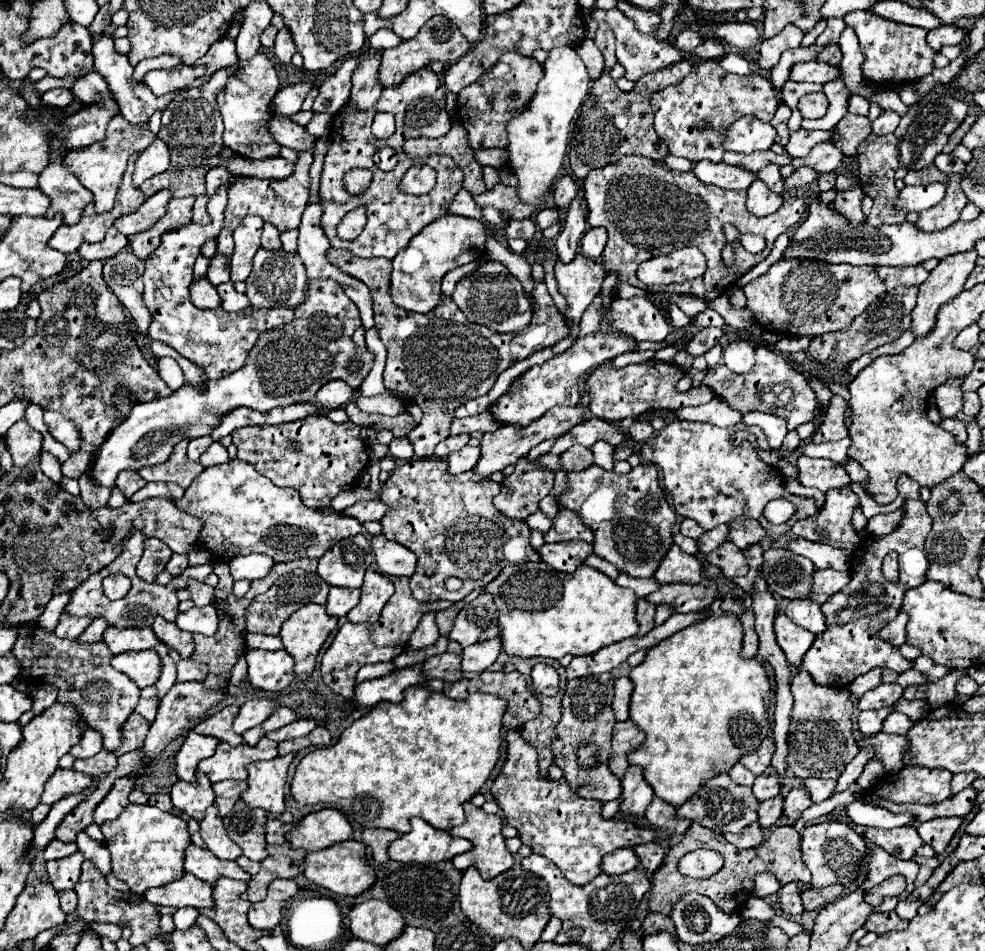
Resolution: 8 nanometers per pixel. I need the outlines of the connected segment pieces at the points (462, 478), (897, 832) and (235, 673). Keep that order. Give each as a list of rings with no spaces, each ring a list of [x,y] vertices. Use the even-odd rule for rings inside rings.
[[[410,459],[402,465],[398,465],[390,479],[384,483],[380,497],[390,507],[388,515],[384,515],[382,533],[386,539],[396,541],[410,551],[416,553],[418,565],[416,573],[410,577],[412,595],[418,601],[462,601],[470,591],[482,589],[486,583],[490,583],[506,565],[510,563],[524,563],[524,561],[540,561],[540,555],[530,545],[530,527],[526,521],[512,521],[510,517],[504,517],[494,505],[492,499],[500,493],[500,485],[490,479],[478,479],[472,471],[462,475],[448,475],[446,463],[442,459]],[[426,569],[434,569],[434,575],[428,577]],[[446,577],[460,577],[462,589],[456,593],[448,593],[444,589]]]
[[[896,827],[896,829],[872,829],[864,831],[864,839],[882,847],[898,859],[910,859],[914,851],[922,845],[922,839],[914,827]]]
[[[242,653],[238,657],[238,661],[236,661],[236,665],[232,667],[232,677],[236,677],[236,683],[240,683],[240,681],[246,679],[246,667],[248,667],[248,663],[246,663],[246,657],[244,655],[246,653]]]

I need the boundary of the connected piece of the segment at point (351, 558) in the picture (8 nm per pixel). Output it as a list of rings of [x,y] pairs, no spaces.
[[[358,533],[356,537],[346,537],[328,549],[318,563],[318,575],[334,587],[360,587],[366,569],[370,567],[374,553],[370,541]]]

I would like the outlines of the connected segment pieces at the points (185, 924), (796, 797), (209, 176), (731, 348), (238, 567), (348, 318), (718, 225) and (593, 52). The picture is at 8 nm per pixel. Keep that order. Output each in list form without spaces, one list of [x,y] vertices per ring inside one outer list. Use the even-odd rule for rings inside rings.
[[[178,909],[178,911],[174,913],[174,923],[176,923],[176,929],[180,929],[180,931],[190,929],[190,927],[194,925],[196,917],[198,917],[198,911],[196,911],[196,909]]]
[[[792,789],[784,797],[784,815],[790,821],[798,821],[802,817],[802,811],[808,809],[810,805],[812,805],[812,799],[808,797],[808,793],[804,789]]]
[[[224,167],[210,169],[210,171],[206,173],[206,193],[208,193],[210,197],[214,197],[214,195],[218,193],[218,189],[220,189],[222,185],[226,185],[230,179],[232,179],[232,175],[228,173],[228,169],[224,169]]]
[[[736,339],[732,343],[728,343],[728,347],[724,349],[722,355],[722,363],[728,365],[728,369],[732,369],[738,375],[750,373],[754,361],[754,345],[748,339]]]
[[[248,555],[248,557],[234,557],[232,561],[232,577],[234,579],[248,579],[248,581],[254,581],[254,579],[262,579],[270,567],[274,565],[274,561],[266,555]]]
[[[312,279],[308,283],[306,299],[294,309],[294,313],[296,313],[296,317],[288,325],[276,327],[276,329],[266,331],[258,337],[258,341],[256,341],[254,349],[250,351],[242,369],[238,369],[236,373],[230,373],[228,377],[222,377],[222,379],[216,379],[216,381],[206,381],[206,385],[204,385],[206,391],[204,393],[198,393],[194,387],[184,385],[182,389],[174,391],[172,395],[168,395],[164,399],[154,399],[154,401],[148,401],[148,403],[136,403],[132,407],[128,419],[124,423],[120,423],[108,435],[108,439],[102,443],[102,447],[98,449],[98,455],[96,455],[96,459],[90,467],[92,469],[92,481],[96,481],[98,485],[104,485],[104,487],[114,487],[116,477],[118,477],[120,471],[164,463],[168,459],[168,455],[172,453],[172,447],[180,441],[180,437],[186,435],[186,437],[194,439],[194,437],[208,435],[210,429],[220,423],[220,417],[224,413],[228,413],[230,409],[252,407],[252,409],[258,409],[258,411],[266,413],[274,407],[284,407],[284,405],[292,405],[292,403],[314,403],[318,389],[322,385],[326,385],[328,381],[334,381],[334,379],[342,379],[352,389],[358,389],[360,383],[364,381],[364,377],[368,375],[370,367],[372,367],[372,359],[366,351],[354,347],[354,343],[352,343],[352,333],[362,325],[362,321],[360,321],[360,311],[344,295],[342,287],[332,279]],[[350,363],[358,363],[356,373],[352,373],[348,369]]]
[[[622,157],[618,163],[594,169],[584,181],[584,197],[588,203],[588,223],[592,227],[604,227],[608,231],[608,243],[602,253],[602,265],[606,271],[616,271],[620,283],[630,283],[642,289],[638,283],[636,269],[642,261],[648,261],[656,255],[676,251],[680,247],[698,247],[708,259],[706,273],[698,279],[676,283],[676,285],[658,285],[654,293],[670,295],[694,295],[704,301],[716,299],[726,287],[734,285],[746,271],[758,265],[768,257],[774,239],[780,233],[786,233],[790,227],[802,221],[806,211],[804,199],[788,199],[784,205],[768,215],[756,217],[746,211],[746,191],[726,191],[700,183],[692,173],[668,171],[662,163],[646,157]],[[724,225],[734,225],[740,233],[756,233],[766,239],[762,253],[746,253],[740,241],[734,241],[734,265],[728,269],[720,261],[720,249],[726,245]]]
[[[584,41],[578,49],[576,49],[576,53],[582,57],[582,61],[586,63],[586,67],[588,67],[588,71],[590,71],[590,77],[592,79],[598,79],[600,77],[600,73],[602,73],[602,69],[604,69],[604,59],[602,59],[602,53],[598,51],[598,47],[594,45],[594,41]]]

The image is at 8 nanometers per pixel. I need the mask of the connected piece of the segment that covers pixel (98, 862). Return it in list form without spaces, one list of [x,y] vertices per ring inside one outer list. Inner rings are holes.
[[[80,831],[76,837],[76,845],[84,853],[84,857],[90,859],[104,875],[110,873],[110,853],[104,843],[98,843],[98,841],[90,839],[84,831]]]

